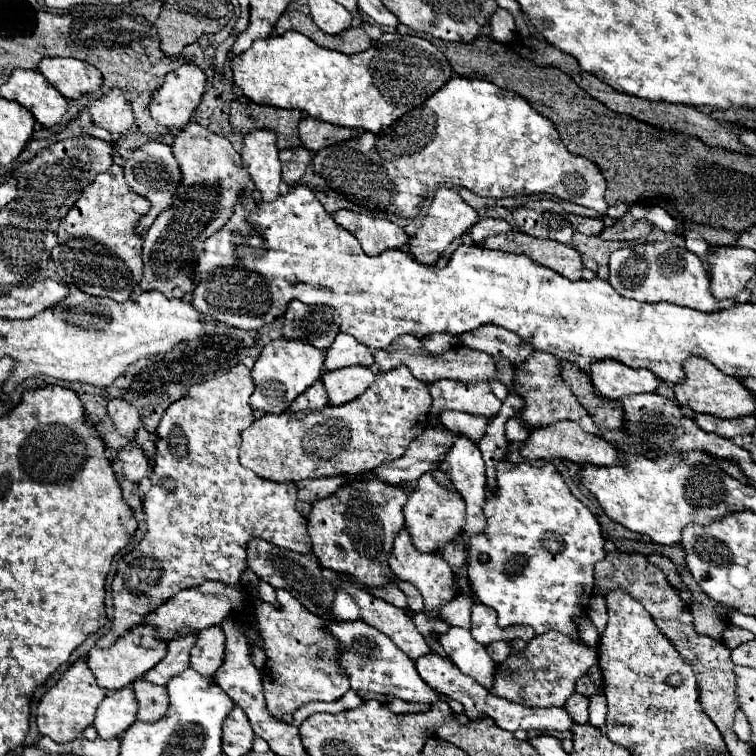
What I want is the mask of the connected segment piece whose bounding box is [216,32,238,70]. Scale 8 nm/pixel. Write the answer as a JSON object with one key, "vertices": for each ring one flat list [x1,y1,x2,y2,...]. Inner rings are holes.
{"vertices":[[232,32,232,34,216,48,216,70,222,70,224,60,226,60,226,56,228,56,228,52,230,52,230,48,232,48,232,44,234,44,236,38,238,38,238,34]]}

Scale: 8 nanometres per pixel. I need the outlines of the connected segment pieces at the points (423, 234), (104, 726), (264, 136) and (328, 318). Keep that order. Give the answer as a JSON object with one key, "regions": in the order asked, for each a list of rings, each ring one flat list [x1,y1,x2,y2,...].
{"regions":[[[438,188,430,210,426,214,426,218,422,220,422,226,416,230,416,234,408,240,408,250,412,254,414,260,422,262,422,264,436,264,436,260,440,258,440,254,456,240,460,238,468,228,472,228,478,222,478,214,474,208,470,208,454,190,450,188]],[[122,688,108,692,96,710,96,718,92,726,96,728,102,740,110,740,120,736,130,724,136,720,138,702,134,700,132,688]],[[264,128,246,134,242,148,242,162,246,172,252,176,254,184,258,186,262,200,264,202,274,200,280,194,278,186,282,182,274,132]],[[300,300,288,304,284,314,284,338,306,340,326,350,340,332,340,316,330,306,308,306]]]}

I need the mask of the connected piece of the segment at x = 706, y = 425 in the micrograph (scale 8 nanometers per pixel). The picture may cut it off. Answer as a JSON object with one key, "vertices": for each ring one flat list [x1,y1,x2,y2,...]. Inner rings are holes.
{"vertices":[[698,416,696,418,696,422,698,422,698,426,702,428,702,430,706,430,706,432,716,432,718,434,718,418,714,418,714,416]]}

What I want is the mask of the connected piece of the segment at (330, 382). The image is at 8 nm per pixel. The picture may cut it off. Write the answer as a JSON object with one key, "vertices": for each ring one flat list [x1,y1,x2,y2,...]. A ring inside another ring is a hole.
{"vertices":[[350,366,342,370,324,370,322,372,322,384,328,394,328,402,332,406,346,404,360,396,372,382,374,382,372,368,366,366]]}

